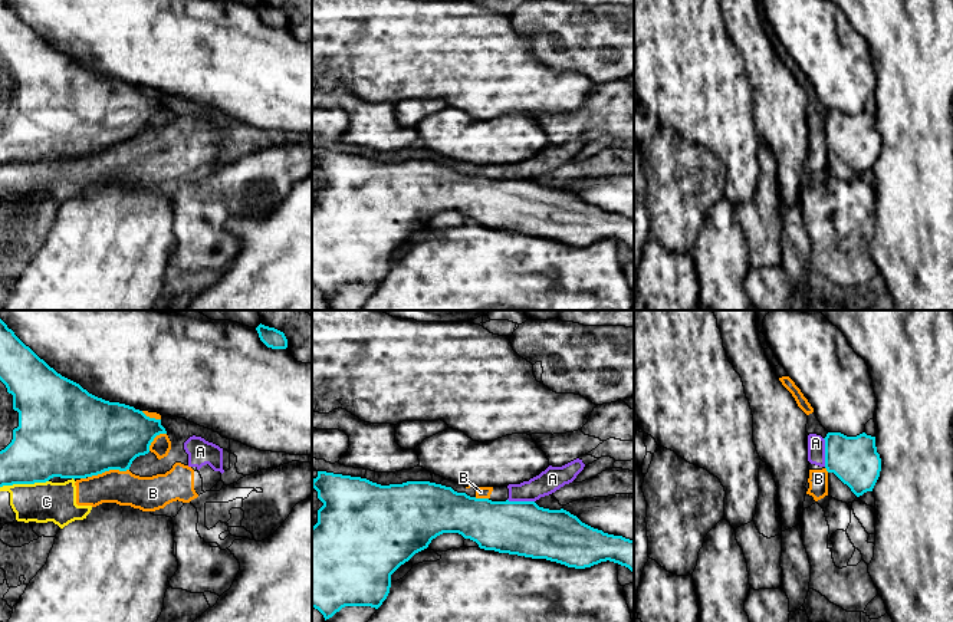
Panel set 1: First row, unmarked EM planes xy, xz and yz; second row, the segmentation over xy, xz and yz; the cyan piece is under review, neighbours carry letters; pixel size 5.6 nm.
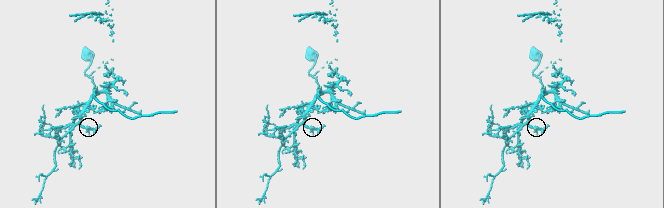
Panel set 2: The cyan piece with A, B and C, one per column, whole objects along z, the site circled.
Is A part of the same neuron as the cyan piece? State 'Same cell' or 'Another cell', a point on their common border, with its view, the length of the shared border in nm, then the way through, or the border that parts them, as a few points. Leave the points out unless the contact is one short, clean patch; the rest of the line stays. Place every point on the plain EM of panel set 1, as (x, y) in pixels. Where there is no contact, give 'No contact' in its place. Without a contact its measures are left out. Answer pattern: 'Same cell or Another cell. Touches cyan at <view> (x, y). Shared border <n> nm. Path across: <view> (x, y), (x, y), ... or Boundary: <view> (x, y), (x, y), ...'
Another cell. Touches cyan at yz (825, 131). Shared border 160 nm

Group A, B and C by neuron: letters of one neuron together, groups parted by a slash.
A B C

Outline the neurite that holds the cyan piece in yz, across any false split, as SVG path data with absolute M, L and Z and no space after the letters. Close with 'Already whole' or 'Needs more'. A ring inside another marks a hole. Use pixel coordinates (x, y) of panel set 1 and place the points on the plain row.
M828 111L824 118L827 149L834 151L857 175L873 170L881 149L875 115Z. Already whole

